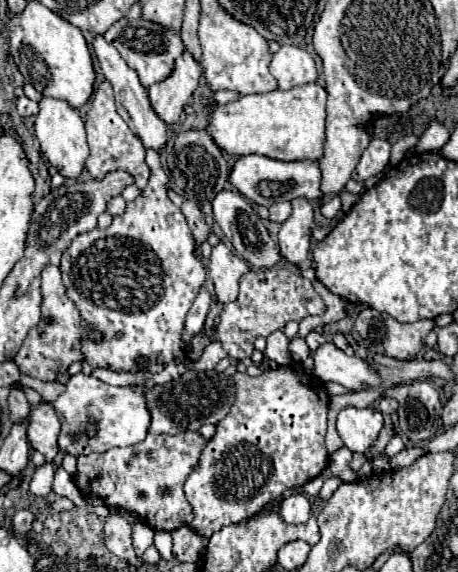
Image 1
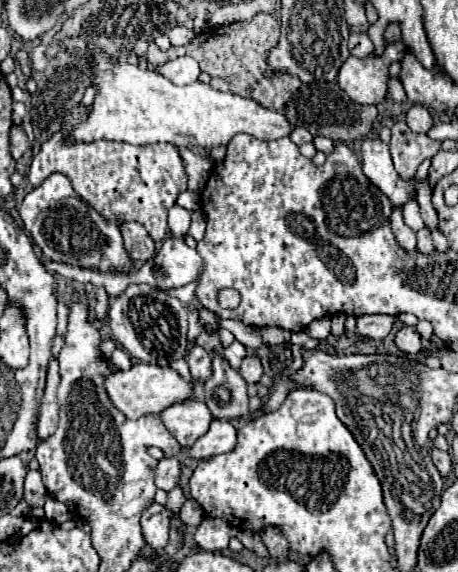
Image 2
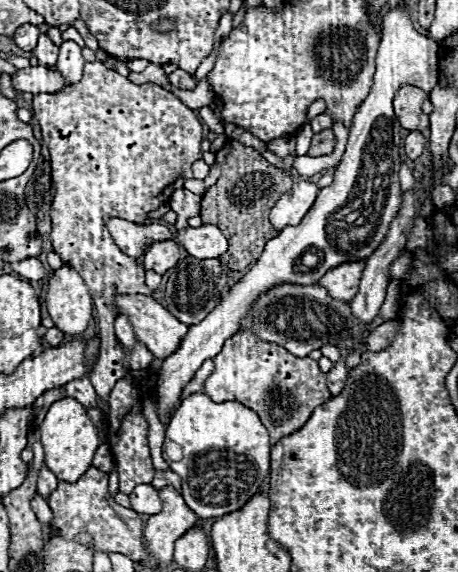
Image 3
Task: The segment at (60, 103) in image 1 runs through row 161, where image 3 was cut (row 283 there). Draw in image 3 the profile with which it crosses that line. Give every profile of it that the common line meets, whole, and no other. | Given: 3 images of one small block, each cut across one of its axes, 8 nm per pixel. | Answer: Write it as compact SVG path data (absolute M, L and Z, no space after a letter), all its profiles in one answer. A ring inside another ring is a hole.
M68 264L54 270L48 280L46 308L56 328L64 334L80 334L92 318L92 300L82 276Z

